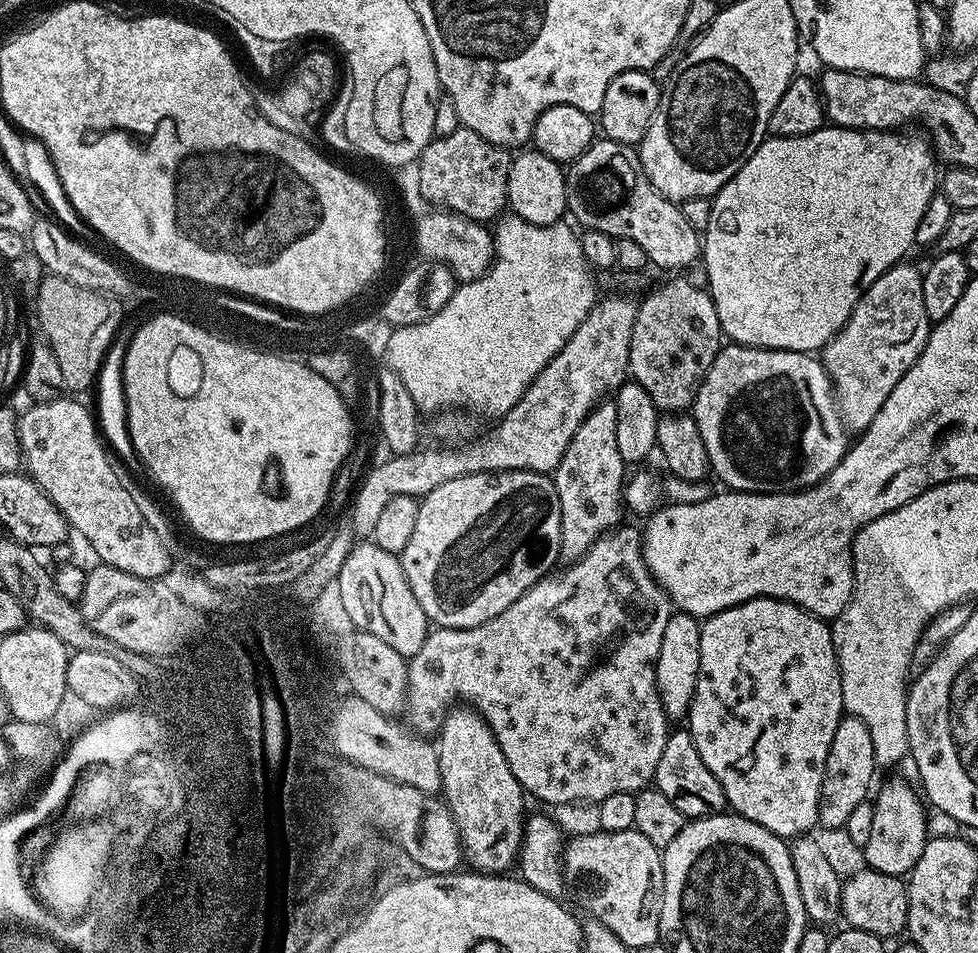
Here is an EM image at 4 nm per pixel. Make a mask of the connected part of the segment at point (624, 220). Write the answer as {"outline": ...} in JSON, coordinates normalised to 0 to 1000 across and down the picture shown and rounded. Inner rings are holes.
{"outline":[[[621,145],[606,146],[605,152],[597,156],[597,161],[584,169],[579,176],[581,190],[580,221],[590,236],[606,243],[615,243],[630,252],[652,254],[656,262],[661,262],[664,278],[672,277],[675,281],[703,281],[715,274],[718,269],[718,248],[701,233],[695,214],[689,210],[681,210],[657,184],[654,175],[654,161],[647,152],[633,151]]]}

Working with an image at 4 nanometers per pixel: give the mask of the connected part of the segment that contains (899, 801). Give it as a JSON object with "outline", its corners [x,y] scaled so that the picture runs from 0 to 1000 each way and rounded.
{"outline":[[[917,817],[906,820],[896,839],[894,835],[894,863],[890,867],[890,884],[885,884],[882,897],[884,908],[895,915],[923,920],[931,916],[933,910],[939,905],[945,887],[951,880],[951,872],[949,873],[949,860],[945,857],[947,844],[942,832],[938,828],[937,832],[927,817]]]}

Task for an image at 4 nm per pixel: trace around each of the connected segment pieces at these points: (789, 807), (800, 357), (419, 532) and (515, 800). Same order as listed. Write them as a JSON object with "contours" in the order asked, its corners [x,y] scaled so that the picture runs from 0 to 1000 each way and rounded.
{"contours":[[[[764,630],[762,634],[752,634],[723,647],[716,656],[716,702],[712,708],[712,723],[708,729],[708,739],[701,752],[702,767],[708,769],[708,778],[712,781],[718,800],[734,816],[738,829],[742,833],[747,851],[755,856],[762,856],[767,863],[775,863],[783,871],[799,879],[815,879],[829,874],[836,865],[836,842],[840,829],[840,816],[845,808],[845,791],[849,791],[849,779],[853,779],[853,766],[857,766],[857,758],[864,750],[861,732],[861,711],[855,689],[855,679],[851,673],[851,660],[836,646],[809,634],[807,630]]],[[[741,360],[716,400],[706,434],[712,441],[730,499],[732,495],[738,509],[754,516],[813,516],[830,512],[849,498],[869,469],[869,453],[855,426],[851,398],[842,381],[825,369]]],[[[490,495],[472,502],[464,502],[464,506],[452,506],[448,514],[440,514],[428,526],[427,548],[423,548],[423,560],[419,560],[419,569],[415,569],[415,577],[408,580],[409,593],[415,602],[415,611],[419,611],[419,619],[423,619],[423,627],[427,627],[427,636],[438,645],[439,652],[450,659],[484,659],[493,657],[493,653],[501,653],[513,640],[520,638],[538,619],[545,617],[555,604],[561,603],[570,595],[573,588],[573,532],[567,507],[554,495]]],[[[463,742],[451,759],[448,788],[452,838],[470,872],[470,888],[478,906],[480,902],[480,908],[492,917],[518,916],[532,897],[538,832],[526,816],[501,762],[486,743]]]]}

